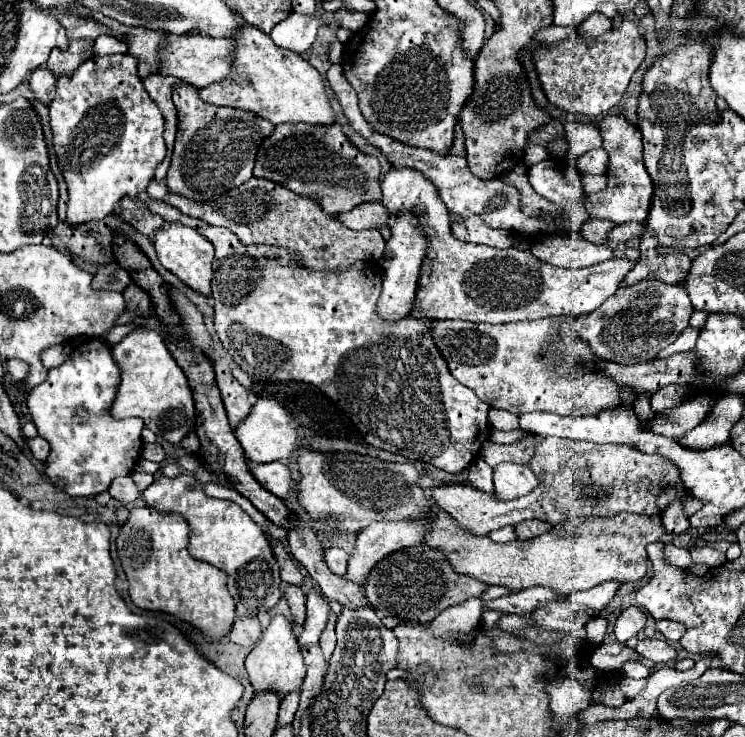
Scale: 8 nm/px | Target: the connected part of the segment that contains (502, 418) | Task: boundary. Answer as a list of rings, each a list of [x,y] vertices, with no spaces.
[[[489,410],[489,424],[495,430],[515,430],[519,426],[519,418],[507,410]]]

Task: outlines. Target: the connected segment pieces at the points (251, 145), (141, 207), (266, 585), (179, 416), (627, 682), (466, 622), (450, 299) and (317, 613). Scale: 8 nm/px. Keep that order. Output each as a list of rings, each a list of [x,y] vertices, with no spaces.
[[[183,80],[173,86],[173,102],[179,126],[171,168],[167,172],[167,186],[171,192],[191,200],[215,200],[221,192],[227,192],[253,176],[253,164],[263,138],[275,130],[269,120],[241,108],[207,104],[199,98],[199,88]]]
[[[123,198],[123,202],[121,202],[121,218],[145,236],[153,236],[153,232],[157,232],[157,228],[161,228],[165,224],[165,220],[161,216],[153,214],[145,202],[129,200],[129,198]]]
[[[163,474],[155,476],[153,484],[143,492],[145,504],[181,514],[191,526],[189,552],[193,558],[209,562],[229,574],[229,592],[237,604],[237,616],[257,616],[261,610],[271,610],[281,598],[281,568],[273,556],[271,542],[261,526],[241,510],[239,504],[229,500],[209,498],[205,494],[205,484],[191,474],[179,474],[177,478],[167,478]]]
[[[143,328],[133,330],[113,346],[113,358],[121,364],[121,384],[111,412],[117,418],[139,416],[157,436],[179,444],[195,428],[195,402],[189,380],[169,352],[167,340],[177,340],[177,336]]]
[[[623,678],[621,680],[621,692],[627,696],[627,700],[631,700],[631,698],[635,698],[635,696],[639,696],[643,690],[645,690],[645,680],[633,680],[633,678]]]
[[[481,598],[465,600],[465,604],[457,604],[441,612],[441,616],[437,616],[437,620],[431,622],[431,630],[433,632],[469,632],[481,620],[483,610],[485,610],[485,600]]]
[[[391,166],[381,182],[383,204],[397,214],[401,208],[417,208],[421,224],[429,236],[429,252],[421,266],[417,282],[415,316],[433,320],[471,320],[489,324],[507,324],[519,320],[541,320],[547,316],[581,316],[599,308],[619,282],[633,270],[635,262],[613,258],[589,268],[569,270],[541,262],[531,250],[493,248],[457,240],[451,232],[451,214],[441,202],[435,184],[419,170],[409,166]]]
[[[311,590],[307,594],[307,620],[303,624],[303,632],[299,634],[301,646],[319,642],[319,636],[327,626],[329,614],[331,614],[331,608],[329,608],[327,598],[319,594],[317,590]]]

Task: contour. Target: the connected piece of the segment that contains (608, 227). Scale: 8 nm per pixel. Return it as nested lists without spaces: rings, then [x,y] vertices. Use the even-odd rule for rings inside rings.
[[[591,218],[585,222],[585,228],[581,230],[581,234],[589,240],[589,242],[595,242],[595,244],[605,244],[609,242],[607,236],[609,232],[615,228],[613,222],[609,220],[599,220],[599,218]]]

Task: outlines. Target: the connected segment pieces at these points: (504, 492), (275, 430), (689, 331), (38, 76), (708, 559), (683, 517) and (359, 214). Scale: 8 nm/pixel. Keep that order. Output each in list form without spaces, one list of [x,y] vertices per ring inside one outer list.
[[[503,462],[493,468],[493,484],[497,498],[513,500],[517,496],[531,492],[539,484],[539,480],[535,478],[529,466]]]
[[[259,398],[253,406],[253,412],[247,416],[245,424],[235,430],[235,436],[247,456],[247,460],[265,464],[265,462],[287,462],[299,450],[299,434],[291,424],[293,416],[287,406],[275,398]]]
[[[685,328],[685,332],[669,346],[669,348],[665,348],[663,352],[659,352],[659,356],[657,358],[665,358],[665,356],[671,356],[671,354],[677,354],[677,352],[687,352],[687,350],[693,350],[695,348],[695,340],[697,340],[697,334],[699,334],[699,330],[697,328]]]
[[[47,66],[37,68],[35,72],[31,72],[29,84],[35,90],[35,98],[41,100],[43,104],[49,104],[55,98],[55,92],[57,92],[57,76]]]
[[[693,544],[693,546],[689,548],[689,552],[691,552],[695,564],[707,564],[707,566],[713,568],[713,566],[725,562],[725,554],[713,550],[713,548],[699,548],[697,544]]]
[[[681,496],[677,500],[673,500],[665,512],[661,514],[663,518],[663,524],[667,528],[669,534],[681,534],[681,532],[687,532],[689,528],[689,516],[683,512],[685,510],[685,500],[681,500]]]
[[[361,204],[351,212],[341,214],[345,226],[353,230],[373,230],[373,228],[389,228],[395,216],[387,212],[383,204]]]

